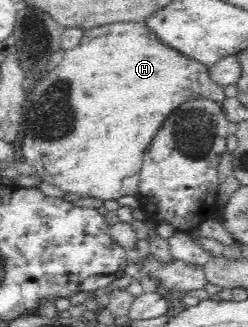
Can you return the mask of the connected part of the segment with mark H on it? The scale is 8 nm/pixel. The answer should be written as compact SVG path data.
M145 22L137 23L110 23L107 25L97 26L88 30L84 30L81 41L73 47L73 49L65 50L63 61L52 69L45 72L41 79L31 86L30 91L26 94L27 104L25 108L25 129L23 129L23 143L21 145L22 157L26 162L36 169L43 182L50 183L60 187L67 194L75 194L81 196L89 196L103 201L109 199L119 199L123 195L138 195L138 179L140 169L142 168L143 157L145 151L149 147L153 137L157 131L161 129L161 123L181 105L181 103L189 103L191 99L212 99L213 101L222 102L226 96L223 93L223 86L213 82L209 78L208 69L210 67L203 63L197 62L193 58L187 58L179 51L173 51L173 48L166 46L165 43L159 41L153 31L149 31L149 27Z

